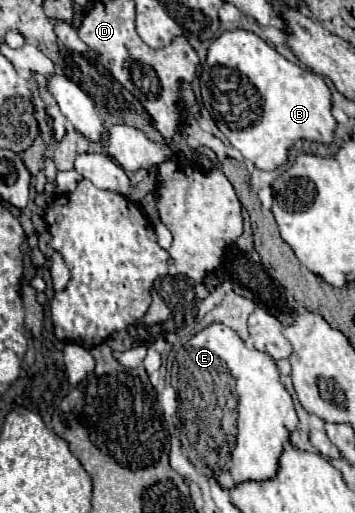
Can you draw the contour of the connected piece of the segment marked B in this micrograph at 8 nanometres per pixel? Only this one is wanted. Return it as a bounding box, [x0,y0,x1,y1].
[200,31,336,171]

